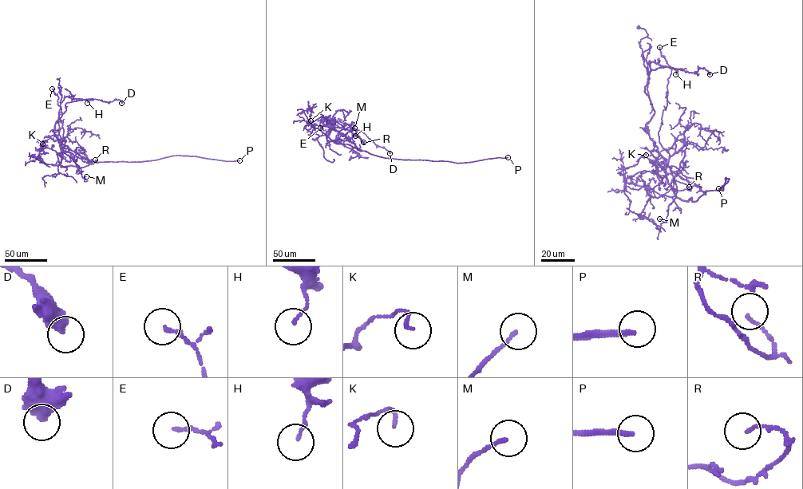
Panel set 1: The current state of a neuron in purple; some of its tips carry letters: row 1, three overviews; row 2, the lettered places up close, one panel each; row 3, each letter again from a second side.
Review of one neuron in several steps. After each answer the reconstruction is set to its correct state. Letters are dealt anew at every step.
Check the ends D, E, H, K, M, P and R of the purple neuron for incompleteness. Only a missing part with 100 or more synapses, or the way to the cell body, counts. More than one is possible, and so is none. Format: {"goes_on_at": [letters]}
{"goes_on_at": ["P"]}

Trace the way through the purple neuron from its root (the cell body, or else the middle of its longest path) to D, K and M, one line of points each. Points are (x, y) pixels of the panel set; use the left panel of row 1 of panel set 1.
D: (87, 159), (54, 136), (56, 121), (65, 110), (65, 104), (88, 99), (105, 102), (118, 99), (121, 103)
K: (87, 159), (93, 163), (82, 167), (45, 163), (36, 158), (42, 149), (42, 143)
M: (87, 159), (93, 163), (82, 167), (62, 167), (60, 163), (62, 151), (72, 153), (81, 176), (86, 176)

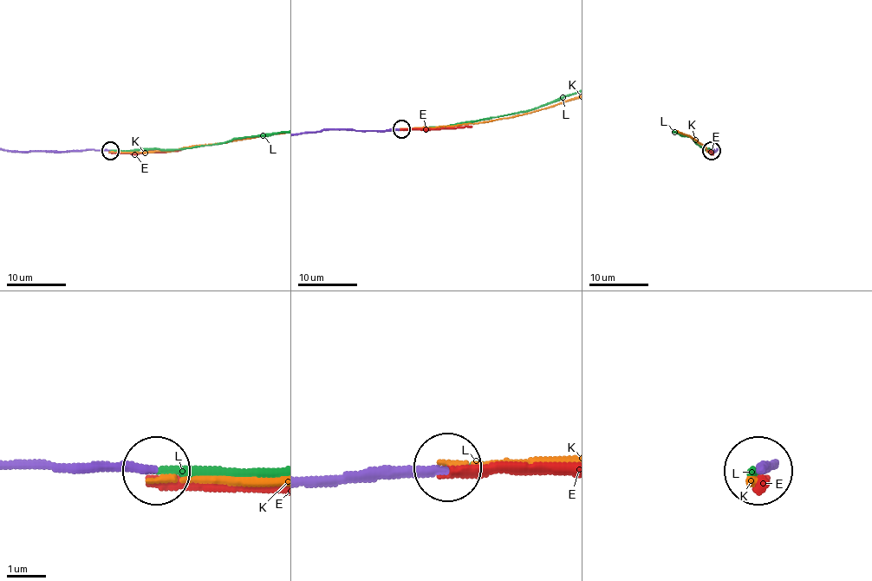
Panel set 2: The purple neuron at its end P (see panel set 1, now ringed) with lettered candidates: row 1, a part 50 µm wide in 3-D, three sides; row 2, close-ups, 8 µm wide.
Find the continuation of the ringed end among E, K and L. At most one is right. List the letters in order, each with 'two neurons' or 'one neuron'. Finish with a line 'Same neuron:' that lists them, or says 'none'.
E: two neurons
K: two neurons
L: one neuron
Same neuron: L

